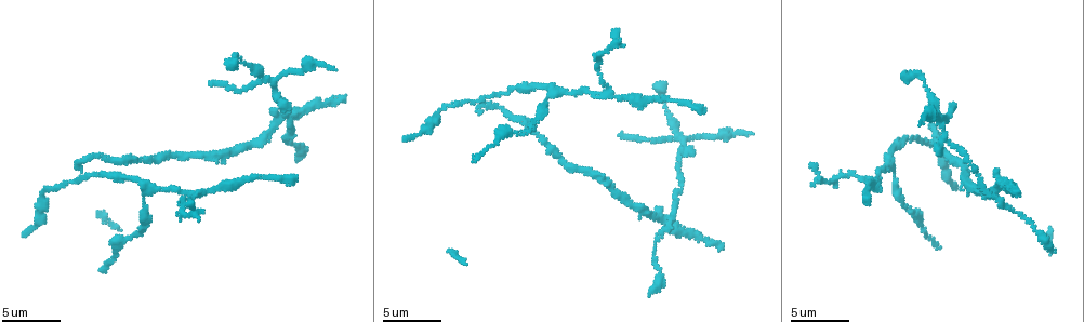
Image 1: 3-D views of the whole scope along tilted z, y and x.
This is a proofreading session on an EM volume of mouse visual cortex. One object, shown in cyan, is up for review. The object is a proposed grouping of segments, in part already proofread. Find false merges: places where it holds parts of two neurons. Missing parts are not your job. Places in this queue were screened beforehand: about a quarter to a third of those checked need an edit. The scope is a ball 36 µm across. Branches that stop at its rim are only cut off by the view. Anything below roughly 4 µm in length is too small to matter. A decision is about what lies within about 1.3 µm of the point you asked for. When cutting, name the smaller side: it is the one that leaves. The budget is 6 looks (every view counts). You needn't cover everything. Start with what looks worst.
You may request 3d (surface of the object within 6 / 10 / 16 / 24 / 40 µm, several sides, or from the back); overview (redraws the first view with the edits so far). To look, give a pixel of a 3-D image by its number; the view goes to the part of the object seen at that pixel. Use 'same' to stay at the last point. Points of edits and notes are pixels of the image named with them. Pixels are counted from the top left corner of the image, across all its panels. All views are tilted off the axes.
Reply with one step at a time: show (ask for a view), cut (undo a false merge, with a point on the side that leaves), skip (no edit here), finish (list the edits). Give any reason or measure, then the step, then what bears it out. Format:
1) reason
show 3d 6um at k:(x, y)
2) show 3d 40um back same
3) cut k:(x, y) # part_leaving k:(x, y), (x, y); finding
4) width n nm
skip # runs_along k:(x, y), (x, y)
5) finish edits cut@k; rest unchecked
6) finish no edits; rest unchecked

two arms in line, one across
show 3d 10um at 1:(481, 100)

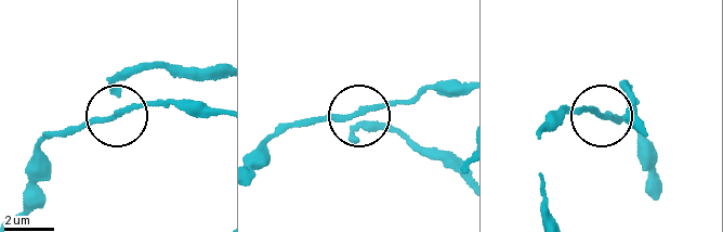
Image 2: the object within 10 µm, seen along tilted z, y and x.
show 3d 10um back at 2:(115, 116)

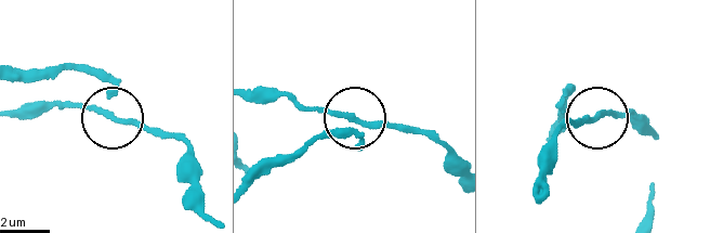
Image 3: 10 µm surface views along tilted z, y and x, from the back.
arms 3
skip # continuous, no second neuron

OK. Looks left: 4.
show 3d 6um at 1:(686, 137)

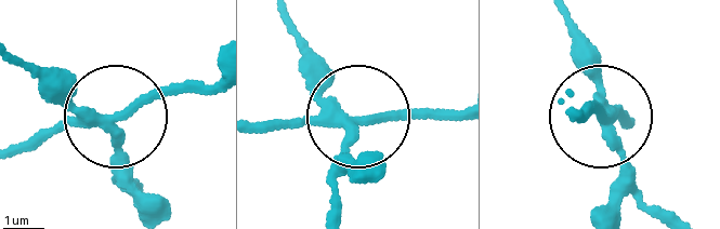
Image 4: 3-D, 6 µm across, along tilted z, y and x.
cut 4:(50, 99) # part_leaving 4:(339, 123), (326, 209); a second neuron is stuck on

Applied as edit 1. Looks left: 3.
thin arm on a thick one
show 3d 16um at 1:(609, 90)

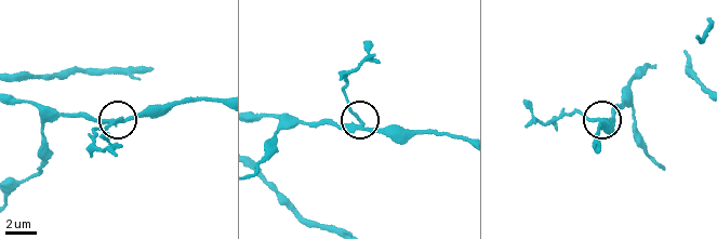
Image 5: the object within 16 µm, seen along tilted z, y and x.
from behind
show 3d 16um back at 5:(359, 119)

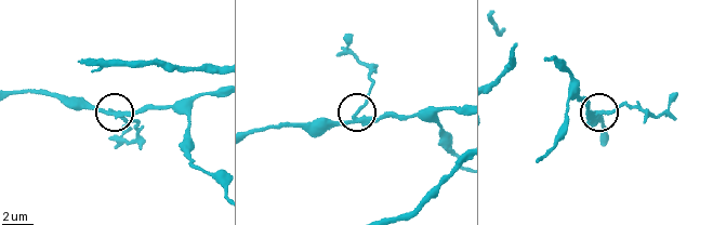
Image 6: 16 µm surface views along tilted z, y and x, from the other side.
arms 3
cut 6:(367, 101) # part_leaving 6:(595, 115), (635, 105), (654, 114), (662, 110), (676, 93); two neurons meet here

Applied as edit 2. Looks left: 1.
finish edits cut@4, cut@6; rest unchecked

